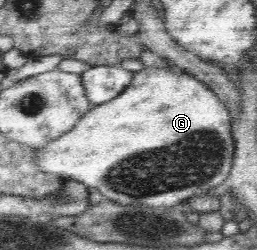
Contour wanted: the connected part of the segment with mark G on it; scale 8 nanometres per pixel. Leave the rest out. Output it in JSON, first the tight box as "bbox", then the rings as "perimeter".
{"bbox":[33,64,235,215],"perimeter":[[[173,64],[170,68],[146,66],[134,73],[117,65],[93,66],[81,73],[81,79],[94,106],[73,129],[39,148],[33,161],[42,172],[96,188],[103,200],[122,206],[173,207],[182,201],[189,208],[187,212],[199,215],[220,210],[219,196],[212,189],[228,178],[235,146],[229,111],[210,88]]]}

